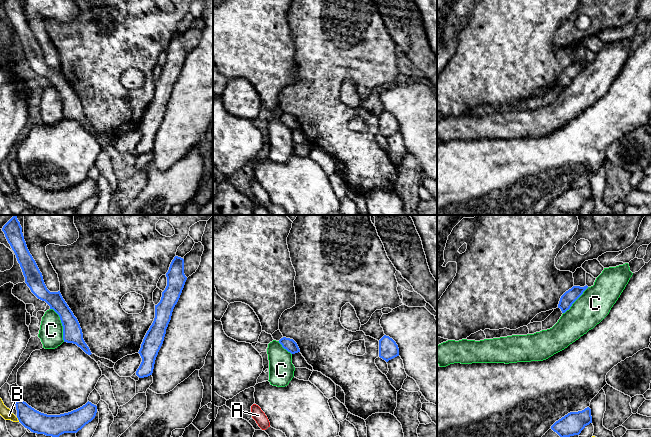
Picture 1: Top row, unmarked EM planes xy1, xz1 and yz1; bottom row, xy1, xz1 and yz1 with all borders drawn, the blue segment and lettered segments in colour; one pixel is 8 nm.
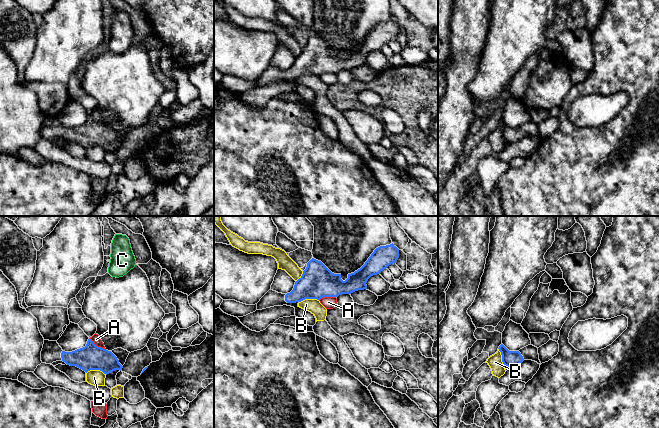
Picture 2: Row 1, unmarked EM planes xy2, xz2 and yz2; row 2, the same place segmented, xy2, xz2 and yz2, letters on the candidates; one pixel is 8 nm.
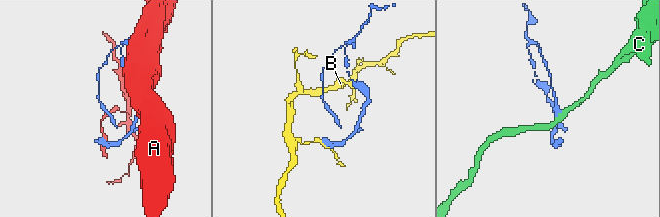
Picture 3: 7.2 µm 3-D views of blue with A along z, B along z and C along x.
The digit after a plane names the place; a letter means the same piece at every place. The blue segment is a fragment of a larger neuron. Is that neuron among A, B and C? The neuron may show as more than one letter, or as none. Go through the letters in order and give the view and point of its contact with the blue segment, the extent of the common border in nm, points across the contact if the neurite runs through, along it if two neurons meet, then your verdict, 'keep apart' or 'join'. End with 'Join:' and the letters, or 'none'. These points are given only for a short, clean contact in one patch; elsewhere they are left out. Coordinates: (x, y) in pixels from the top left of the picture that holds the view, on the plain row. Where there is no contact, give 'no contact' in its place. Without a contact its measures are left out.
A: xy2 (97, 122) | 160 nm | keep apart
B: xy2 (96, 145) | 170 nm | along xy2 (86, 148), (101, 146), (106, 150) | keep apart
C: xy1 (62, 100) | 300 nm | along xy1 (50, 84), (59, 93), (62, 102), (62, 115), (64, 117) | keep apart
Join: none

